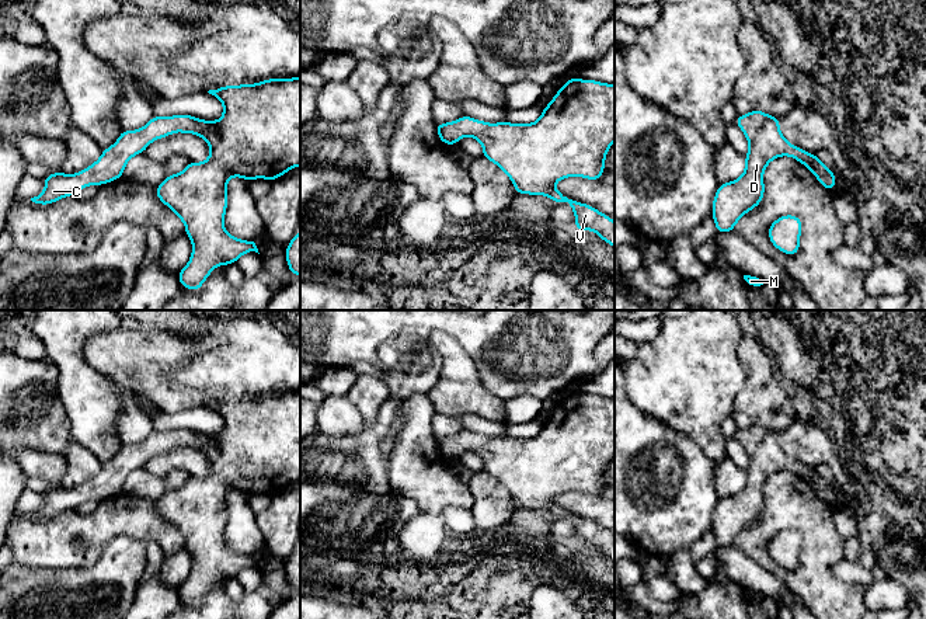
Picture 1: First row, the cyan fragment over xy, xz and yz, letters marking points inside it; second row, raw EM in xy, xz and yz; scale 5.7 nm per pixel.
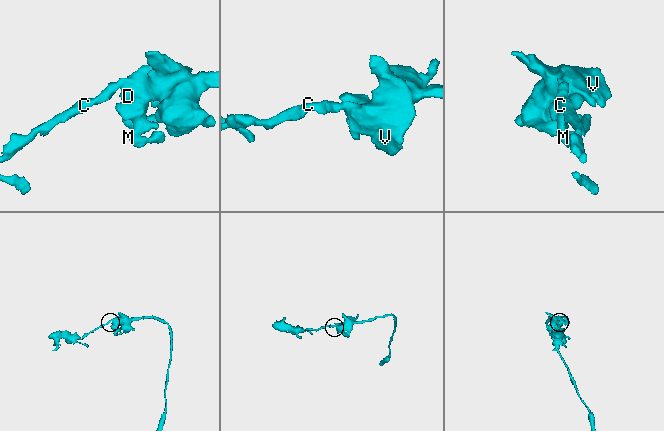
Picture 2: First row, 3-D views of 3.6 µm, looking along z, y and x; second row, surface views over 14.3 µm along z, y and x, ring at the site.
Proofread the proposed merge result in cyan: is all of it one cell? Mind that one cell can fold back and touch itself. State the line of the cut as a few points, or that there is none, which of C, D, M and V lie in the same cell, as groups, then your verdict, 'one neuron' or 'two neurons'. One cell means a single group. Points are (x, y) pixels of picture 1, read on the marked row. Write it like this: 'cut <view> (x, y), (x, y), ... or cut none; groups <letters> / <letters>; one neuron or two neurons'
cut none; groups C D M V; one neuron

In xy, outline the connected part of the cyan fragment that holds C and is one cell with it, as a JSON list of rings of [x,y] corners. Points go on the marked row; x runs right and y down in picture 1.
[[[300,77],[268,79],[255,84],[224,86],[209,90],[223,104],[223,115],[217,121],[203,121],[188,114],[152,117],[140,129],[122,131],[116,142],[90,167],[76,173],[63,171],[43,177],[45,189],[31,198],[38,205],[49,205],[65,197],[76,195],[88,185],[104,185],[122,178],[126,163],[145,153],[157,139],[174,132],[194,133],[203,138],[210,149],[203,163],[191,161],[178,174],[171,174],[156,187],[159,201],[167,205],[185,225],[185,234],[192,241],[192,254],[178,272],[181,286],[199,291],[210,272],[224,264],[234,264],[243,254],[258,248],[254,241],[240,240],[224,230],[227,209],[227,181],[241,177],[246,181],[265,178],[274,181],[300,166]]]

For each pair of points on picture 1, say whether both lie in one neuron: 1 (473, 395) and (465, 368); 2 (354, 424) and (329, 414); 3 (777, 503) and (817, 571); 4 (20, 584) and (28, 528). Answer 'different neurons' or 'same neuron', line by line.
1: same neuron
2: same neuron
3: same neuron
4: different neurons

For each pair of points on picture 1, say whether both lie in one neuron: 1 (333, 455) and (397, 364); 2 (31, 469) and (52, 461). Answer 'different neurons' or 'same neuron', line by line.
1: different neurons
2: same neuron

